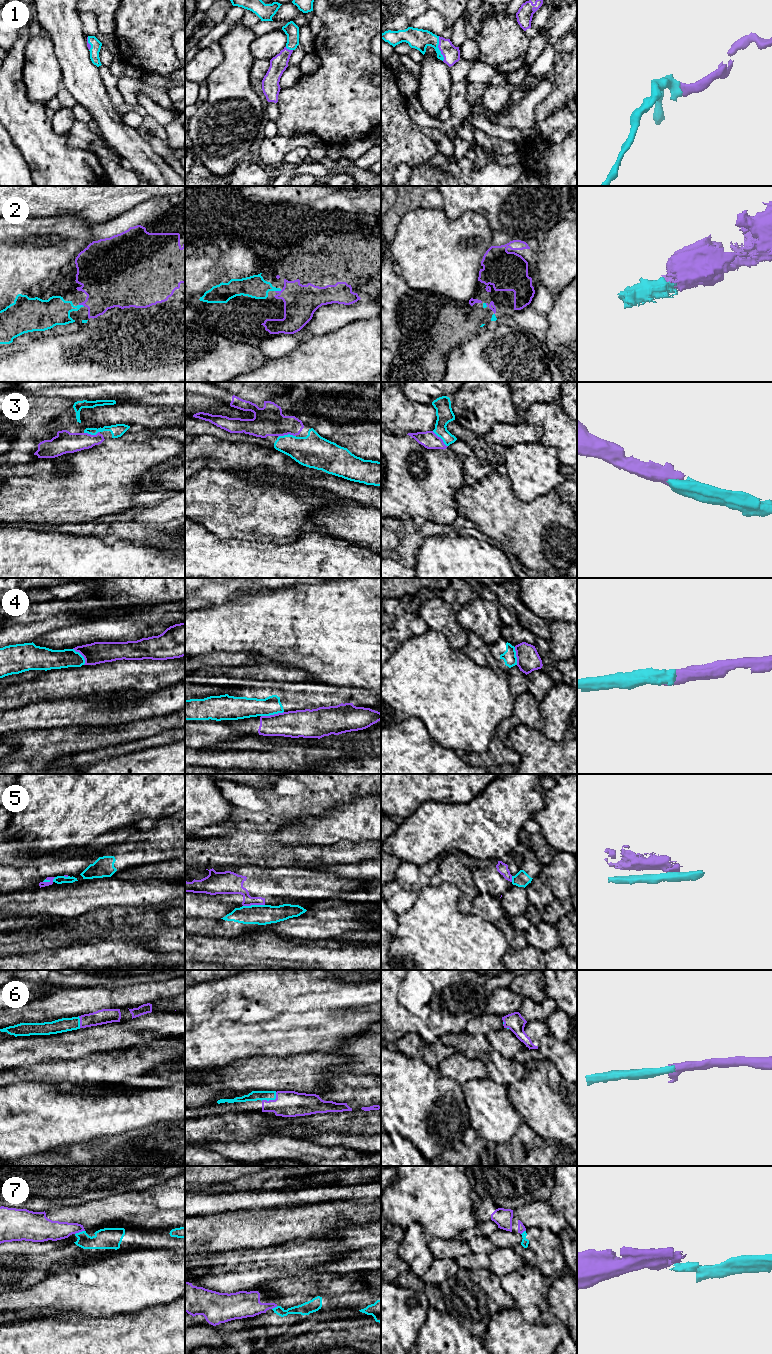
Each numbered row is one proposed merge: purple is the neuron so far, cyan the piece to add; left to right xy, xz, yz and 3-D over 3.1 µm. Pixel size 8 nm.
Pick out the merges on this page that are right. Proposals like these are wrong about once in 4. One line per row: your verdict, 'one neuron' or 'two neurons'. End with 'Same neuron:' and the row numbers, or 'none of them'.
1: one neuron
2: one neuron
3: one neuron
4: two neurons
5: two neurons
6: one neuron
7: two neurons
Same neuron: 1, 2, 3, 6

